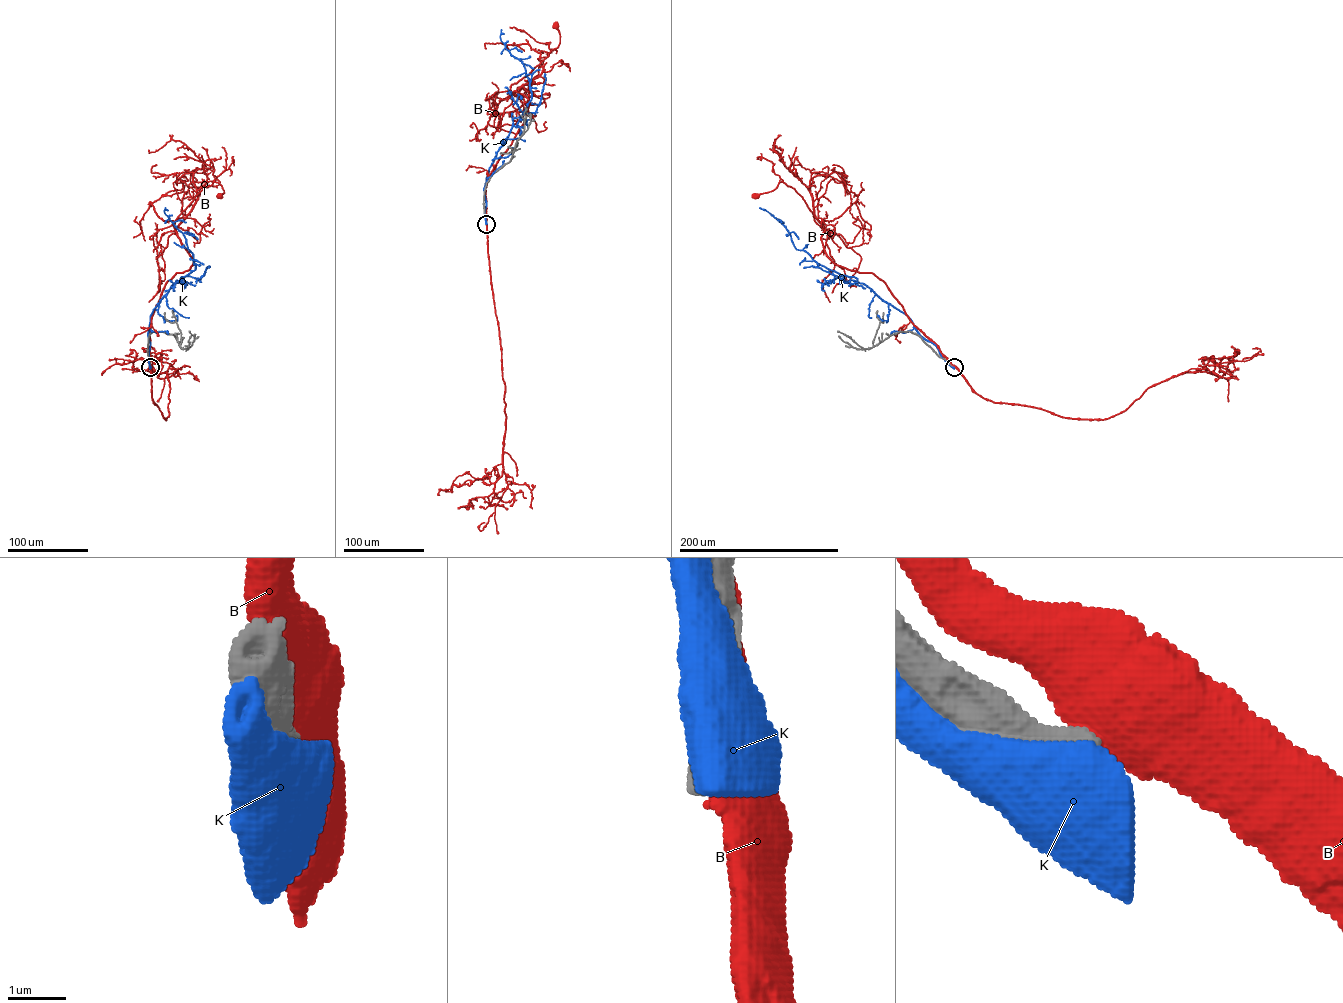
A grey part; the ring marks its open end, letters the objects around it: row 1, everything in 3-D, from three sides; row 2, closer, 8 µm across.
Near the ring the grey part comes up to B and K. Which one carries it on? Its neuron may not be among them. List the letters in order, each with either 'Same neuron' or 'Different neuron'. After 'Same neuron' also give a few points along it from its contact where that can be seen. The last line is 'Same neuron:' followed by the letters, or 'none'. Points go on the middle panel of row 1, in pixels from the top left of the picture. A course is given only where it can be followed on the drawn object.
B: Different neuron
K: Different neuron
Same neuron: none

